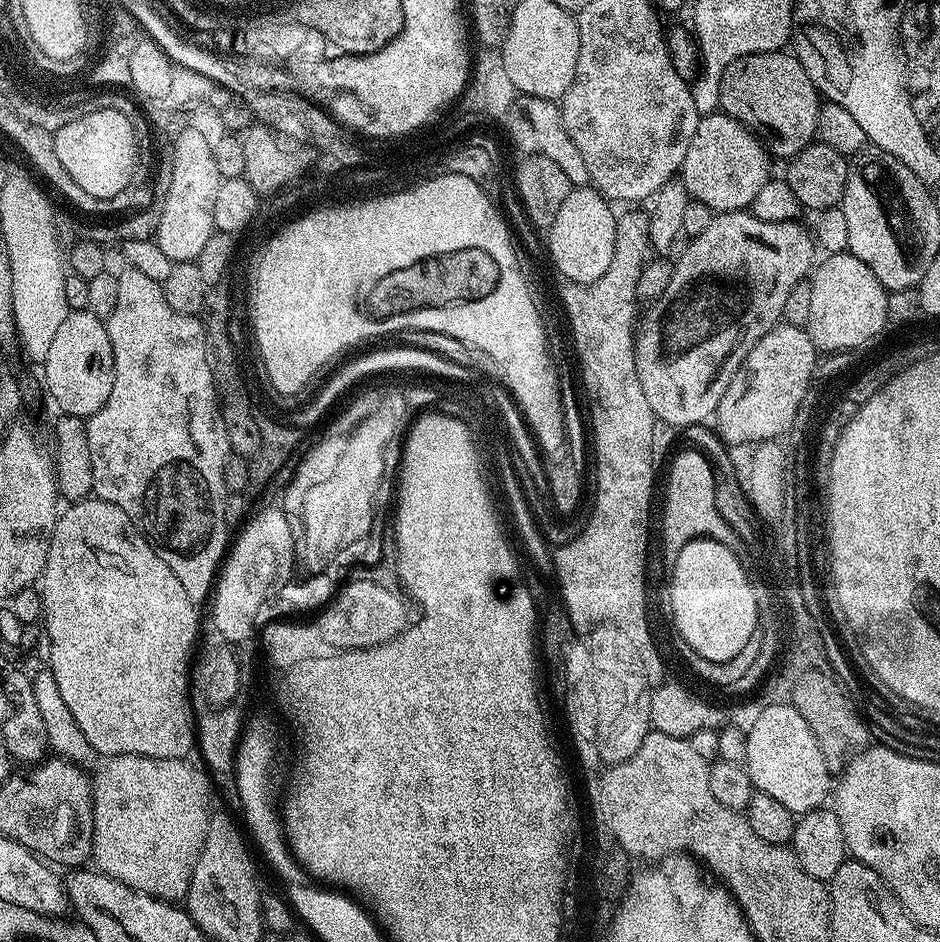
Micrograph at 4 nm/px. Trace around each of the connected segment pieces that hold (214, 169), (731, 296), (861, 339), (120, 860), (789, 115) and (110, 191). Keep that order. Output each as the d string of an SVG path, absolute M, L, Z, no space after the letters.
M188 128L176 136L170 153L172 169L170 186L162 194L164 204L159 205L160 221L154 237L156 244L173 262L195 261L202 254L202 246L210 242L214 226L214 198L218 194L221 178L218 166L214 166L212 140L204 137L196 128Z
M748 210L721 212L711 218L713 220L689 242L688 249L675 261L670 284L654 300L657 324L642 321L640 332L644 337L641 340L639 337L634 344L636 374L642 394L646 396L646 402L650 402L650 410L656 415L657 421L663 423L664 420L668 424L681 426L701 423L700 403L720 363L731 354L740 336L740 311L744 308L744 296L748 296L752 304L773 308L776 314L783 313L790 290L809 275L814 264L813 241L795 223L762 222Z
M833 252L815 265L810 276L810 316L806 325L808 337L821 353L827 354L832 348L845 349L855 345L864 348L865 340L882 330L885 321L888 292L874 278L874 270L866 266L853 252Z
M113 756L103 761L104 765L96 772L96 778L91 781L92 793L92 830L90 860L95 871L103 872L104 875L114 878L125 884L127 888L133 888L145 896L151 896L154 900L165 902L180 902L188 895L188 887L194 874L194 866L198 866L198 858L202 854L202 846L206 842L206 830L208 829L208 818L213 815L212 794L214 787L209 779L209 773L203 767L188 764L187 759L167 760L166 758L150 758L149 756Z
M788 50L743 56L730 62L720 75L719 111L745 124L757 137L767 141L767 151L773 157L791 158L813 143L821 103L806 70L802 70L796 55Z
M103 108L88 112L80 118L68 118L60 129L54 132L54 150L58 153L58 162L66 166L66 174L94 198L112 200L114 194L128 192L128 183L136 172L136 135L134 126L118 110Z

